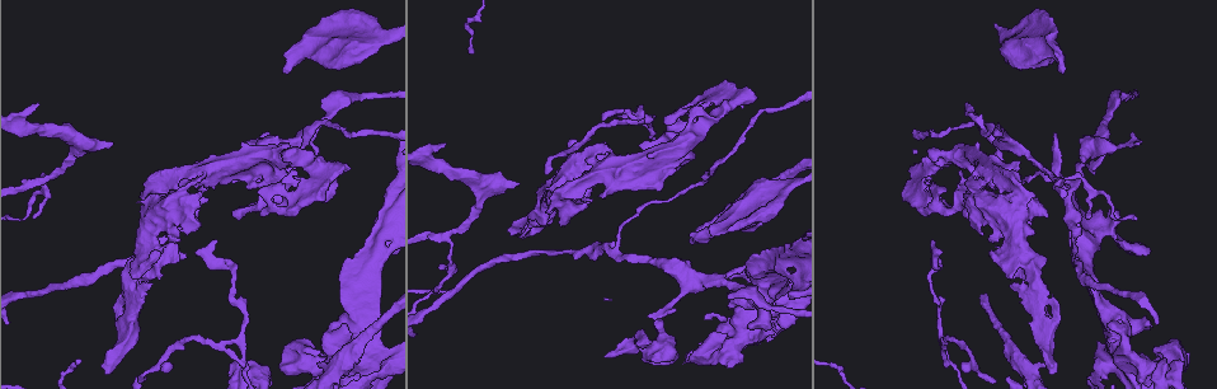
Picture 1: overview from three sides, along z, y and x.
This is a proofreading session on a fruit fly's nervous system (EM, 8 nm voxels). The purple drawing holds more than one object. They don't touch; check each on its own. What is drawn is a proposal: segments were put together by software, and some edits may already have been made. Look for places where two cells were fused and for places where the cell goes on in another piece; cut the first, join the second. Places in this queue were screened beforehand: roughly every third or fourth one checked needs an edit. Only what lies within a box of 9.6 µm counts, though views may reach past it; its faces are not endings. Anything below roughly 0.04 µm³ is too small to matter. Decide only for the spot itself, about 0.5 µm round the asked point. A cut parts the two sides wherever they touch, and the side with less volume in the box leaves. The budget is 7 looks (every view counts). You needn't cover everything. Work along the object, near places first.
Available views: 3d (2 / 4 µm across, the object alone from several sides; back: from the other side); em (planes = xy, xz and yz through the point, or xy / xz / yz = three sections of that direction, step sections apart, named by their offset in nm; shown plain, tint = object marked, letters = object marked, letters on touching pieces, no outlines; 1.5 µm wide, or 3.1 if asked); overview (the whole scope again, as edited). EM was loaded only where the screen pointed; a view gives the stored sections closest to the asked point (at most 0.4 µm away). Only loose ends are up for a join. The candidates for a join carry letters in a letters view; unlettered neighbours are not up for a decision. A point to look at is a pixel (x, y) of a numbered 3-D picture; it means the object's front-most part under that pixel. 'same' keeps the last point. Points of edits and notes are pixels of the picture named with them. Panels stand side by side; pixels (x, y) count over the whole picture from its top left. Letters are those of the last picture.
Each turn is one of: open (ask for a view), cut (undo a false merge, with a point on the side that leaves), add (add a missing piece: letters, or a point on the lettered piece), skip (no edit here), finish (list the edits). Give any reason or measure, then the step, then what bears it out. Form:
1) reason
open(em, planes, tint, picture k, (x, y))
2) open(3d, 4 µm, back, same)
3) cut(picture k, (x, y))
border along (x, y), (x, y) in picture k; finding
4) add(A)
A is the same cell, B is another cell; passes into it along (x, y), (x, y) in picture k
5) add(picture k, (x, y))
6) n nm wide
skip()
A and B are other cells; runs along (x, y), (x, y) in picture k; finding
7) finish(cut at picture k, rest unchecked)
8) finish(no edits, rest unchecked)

stops while still wide
open(3d, 4 µm, picture 1, (515, 233))

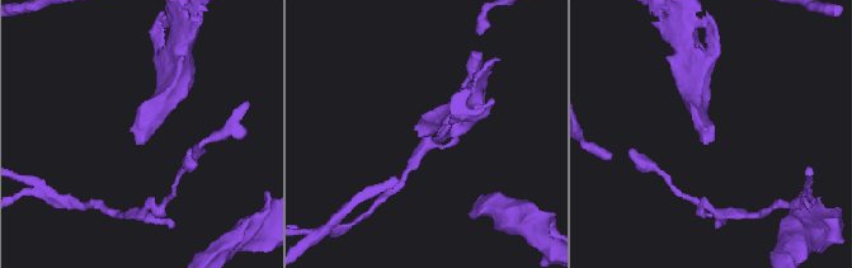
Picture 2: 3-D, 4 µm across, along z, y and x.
open(em, xz, step 4, letters, picture 2, (425, 131))

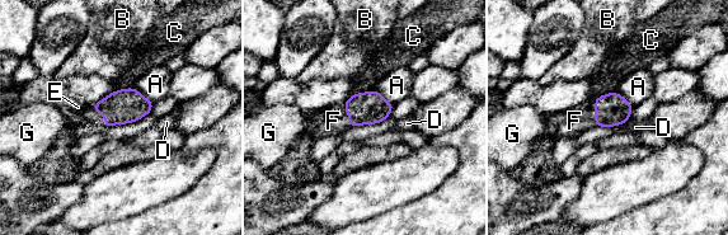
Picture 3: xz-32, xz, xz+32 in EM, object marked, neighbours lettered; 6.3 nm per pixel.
200 nm wide
add(F)
F is the same cell, A, B, C, D, E and G are other cells; passes into it along (121, 107), (102, 113), (87, 121) in picture 3; the cell continues

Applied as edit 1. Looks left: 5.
thick turns thin
open(em, planes, plain, picture 1, (1019, 249))

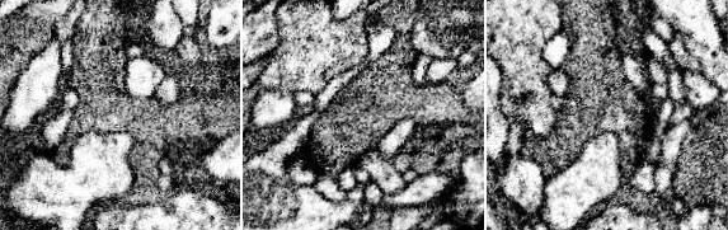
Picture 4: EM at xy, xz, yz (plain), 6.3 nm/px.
open(em, planes, tint, same)

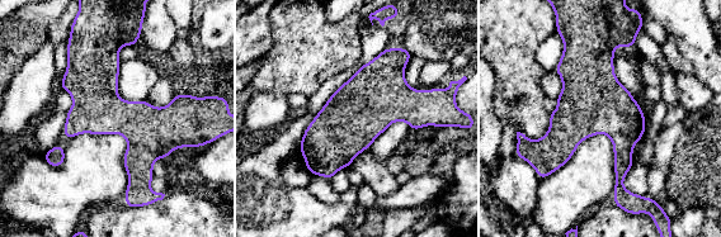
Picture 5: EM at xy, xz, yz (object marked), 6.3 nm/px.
see the neighbours
open(em, planes, letters, same)

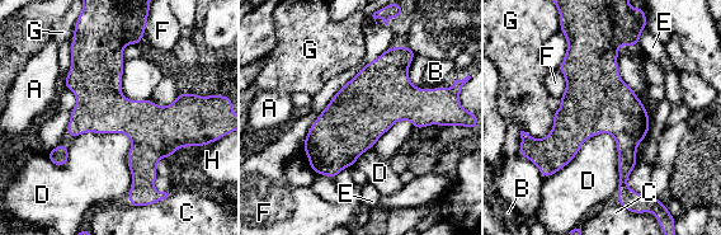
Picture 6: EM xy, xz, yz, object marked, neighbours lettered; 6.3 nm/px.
skip()
A, B, C, D, E, F, G and H are other cells; border along (615, 137), (590, 136), (554, 173) in picture 6; continuous, no second cell

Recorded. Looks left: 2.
finish(add at picture 3, rest unchecked)

